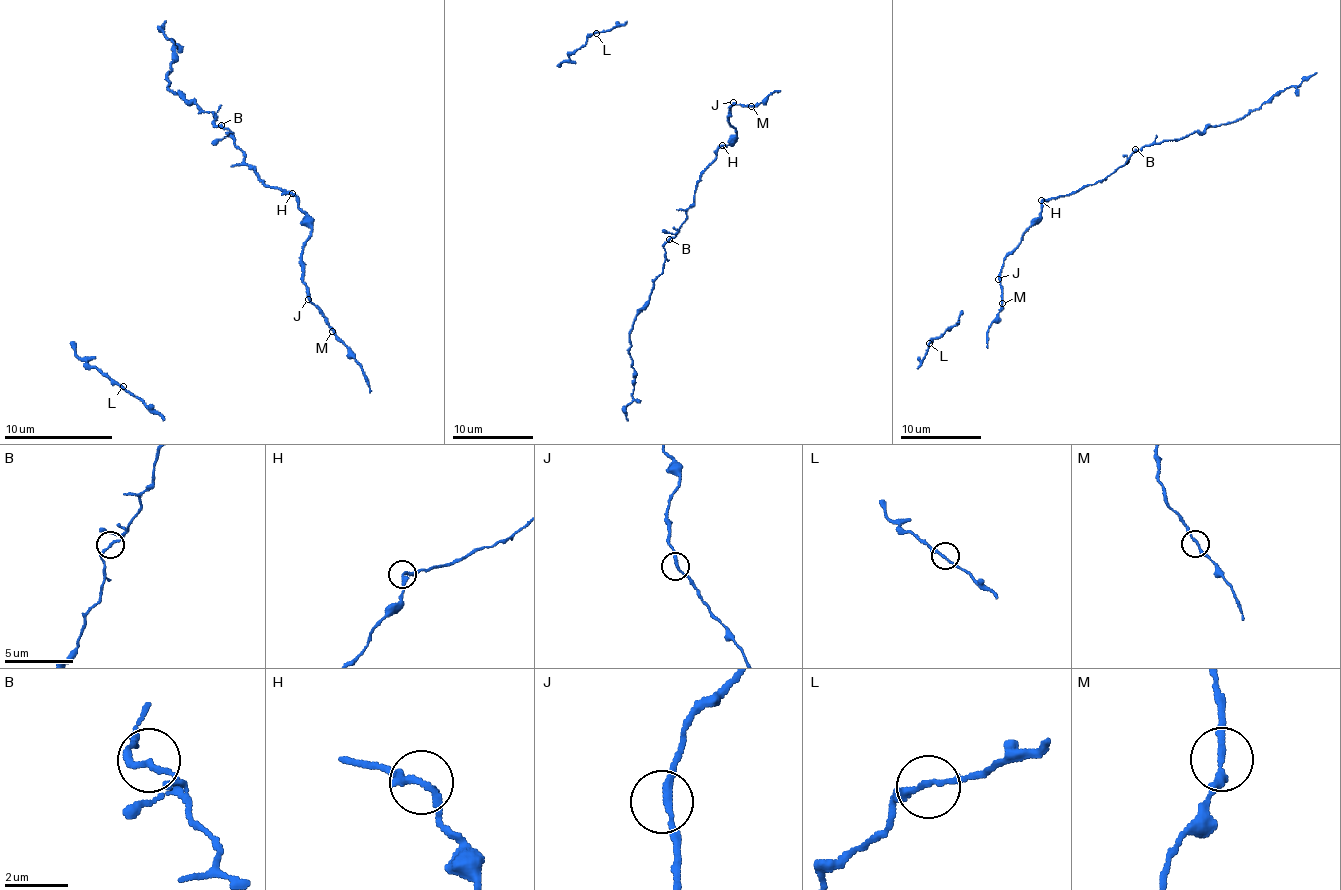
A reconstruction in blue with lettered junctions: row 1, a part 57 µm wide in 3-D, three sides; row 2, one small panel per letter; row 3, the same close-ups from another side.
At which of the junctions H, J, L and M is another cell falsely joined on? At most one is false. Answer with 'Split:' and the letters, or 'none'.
Split: none

